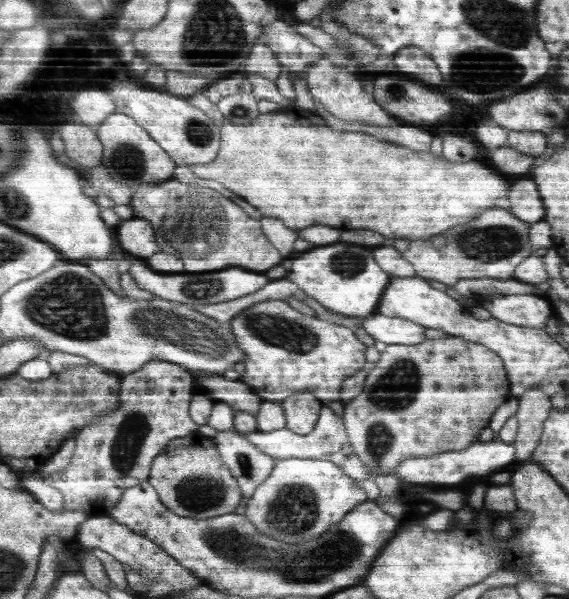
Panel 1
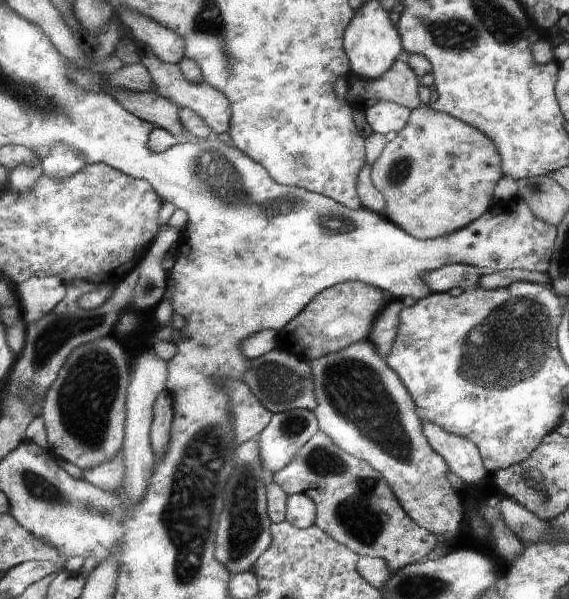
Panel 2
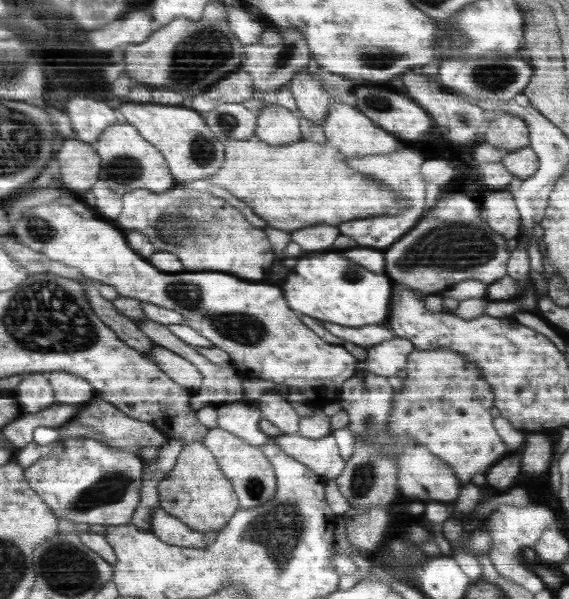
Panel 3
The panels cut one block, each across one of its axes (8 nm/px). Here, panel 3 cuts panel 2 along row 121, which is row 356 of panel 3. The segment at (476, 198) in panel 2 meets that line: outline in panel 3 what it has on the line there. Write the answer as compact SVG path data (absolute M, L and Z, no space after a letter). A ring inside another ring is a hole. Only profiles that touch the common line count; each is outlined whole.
M416 348L406 358L406 374L401 392L394 392L390 410L391 444L404 437L412 443L426 445L453 467L458 481L464 484L512 453L493 426L494 418L490 414L494 407L493 387L482 370L462 353Z

